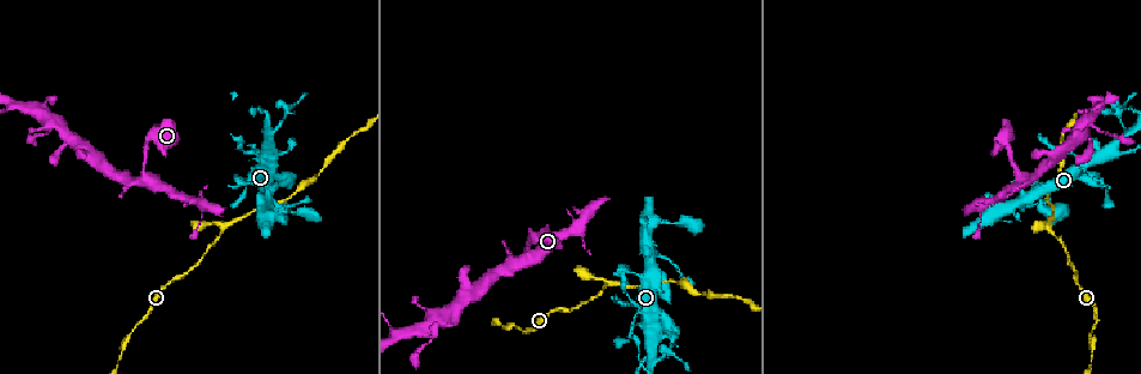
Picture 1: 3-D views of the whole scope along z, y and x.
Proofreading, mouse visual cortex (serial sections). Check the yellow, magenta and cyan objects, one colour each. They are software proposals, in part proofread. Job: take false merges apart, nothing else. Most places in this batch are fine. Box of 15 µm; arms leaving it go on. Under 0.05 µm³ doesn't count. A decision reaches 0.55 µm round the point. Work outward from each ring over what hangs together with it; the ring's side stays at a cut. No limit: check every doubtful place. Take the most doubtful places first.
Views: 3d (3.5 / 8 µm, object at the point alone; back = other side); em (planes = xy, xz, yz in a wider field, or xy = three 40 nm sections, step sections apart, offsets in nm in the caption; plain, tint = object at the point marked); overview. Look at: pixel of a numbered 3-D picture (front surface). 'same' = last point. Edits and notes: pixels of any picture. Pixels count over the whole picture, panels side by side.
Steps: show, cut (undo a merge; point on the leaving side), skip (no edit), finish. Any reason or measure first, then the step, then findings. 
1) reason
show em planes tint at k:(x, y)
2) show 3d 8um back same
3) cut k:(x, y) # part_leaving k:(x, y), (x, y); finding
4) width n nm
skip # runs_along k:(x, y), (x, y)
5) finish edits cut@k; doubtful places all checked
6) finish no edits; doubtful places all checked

side arm on a straight run
show 3d 3.5um at 1:(654, 358)

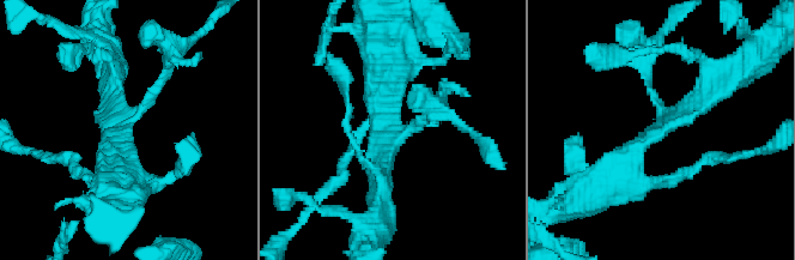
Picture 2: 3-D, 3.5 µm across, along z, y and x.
arms 3; arm_widths 100, 250, 400 nm; shape alone is not enough
show em xy step 5 tint at 2:(120, 126)

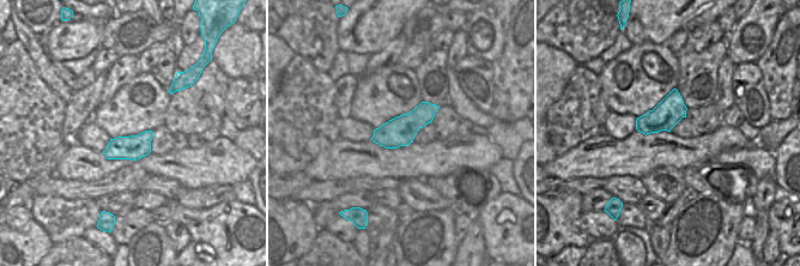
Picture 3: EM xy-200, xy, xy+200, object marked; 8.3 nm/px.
cut 2:(648, 72) # part_leaving 2:(147, 103), (174, 52), (144, 41); a second cell is stuck on

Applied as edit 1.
thick turns thin
show 3d 3.5um at 1:(606, 286)

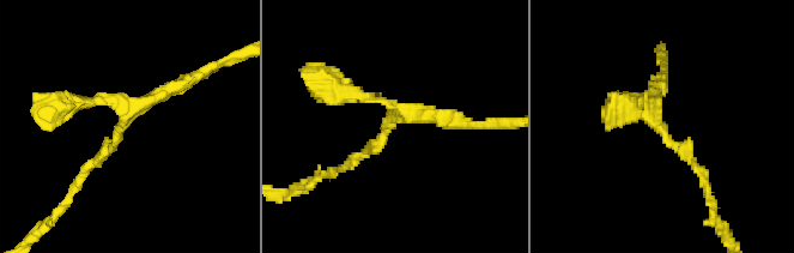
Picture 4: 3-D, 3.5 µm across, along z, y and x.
show em xy step 1 tint at 4:(657, 114)

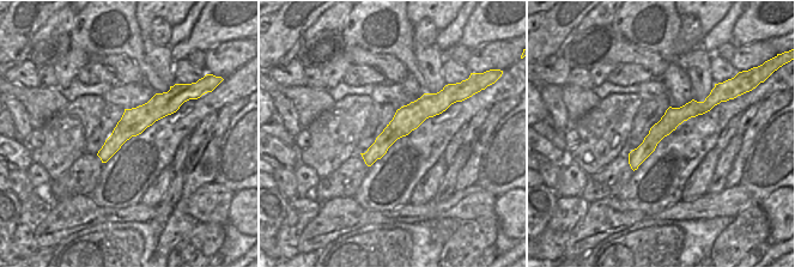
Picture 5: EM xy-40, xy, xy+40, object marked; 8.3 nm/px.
width 220 nm
skip # runs_along 5:(712, 99), (677, 115), (633, 165); one cell here

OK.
finish edits cut@2; doubtful places all checked

